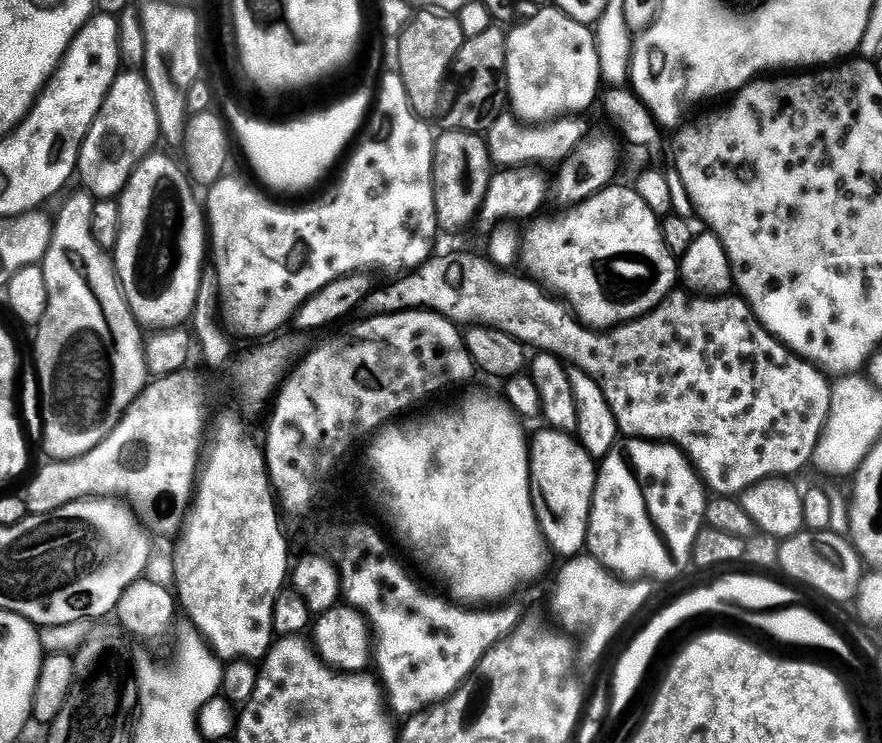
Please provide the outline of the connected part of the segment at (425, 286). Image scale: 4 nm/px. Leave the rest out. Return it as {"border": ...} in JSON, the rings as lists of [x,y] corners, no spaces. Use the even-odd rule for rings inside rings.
{"border":[[[483,255],[480,256],[456,256],[453,260],[439,260],[439,258],[434,258],[430,260],[428,263],[421,266],[421,268],[415,269],[411,274],[405,275],[403,278],[397,279],[400,280],[397,284],[392,285],[388,290],[388,306],[386,306],[388,312],[410,312],[413,310],[427,310],[430,312],[437,312],[439,316],[445,316],[448,320],[452,321],[453,324],[457,326],[483,326],[485,328],[496,328],[500,332],[505,332],[506,334],[510,334],[516,340],[519,340],[521,344],[525,346],[531,346],[533,344],[536,347],[536,350],[543,350],[545,353],[548,354],[555,354],[560,357],[561,360],[567,362],[569,365],[575,366],[577,369],[584,369],[589,375],[596,378],[596,380],[602,382],[604,387],[604,392],[606,398],[609,400],[610,406],[613,408],[613,413],[616,415],[617,418],[617,426],[619,431],[623,433],[625,437],[628,438],[635,438],[637,440],[654,440],[657,442],[663,442],[665,444],[675,444],[677,448],[680,449],[681,452],[684,453],[685,456],[688,457],[691,465],[693,468],[696,469],[697,472],[700,473],[700,479],[704,481],[705,485],[716,496],[730,496],[733,498],[739,497],[741,494],[748,491],[748,489],[753,488],[755,484],[761,484],[764,480],[775,480],[777,478],[792,478],[795,477],[795,472],[800,472],[803,470],[804,467],[811,465],[813,463],[813,456],[815,454],[815,448],[820,443],[820,439],[823,438],[824,428],[828,424],[828,417],[831,414],[832,410],[832,393],[834,391],[833,385],[828,380],[829,377],[825,375],[823,371],[817,365],[811,364],[809,360],[804,360],[797,352],[792,352],[791,349],[787,347],[773,332],[768,331],[767,326],[764,325],[764,322],[759,319],[756,314],[755,309],[752,308],[752,305],[748,303],[747,300],[741,298],[739,295],[736,294],[725,294],[722,296],[714,296],[711,294],[689,294],[687,291],[680,292],[681,290],[673,291],[672,295],[668,297],[664,303],[660,304],[656,307],[650,314],[646,314],[640,320],[633,320],[628,324],[622,324],[616,329],[607,329],[607,330],[597,330],[589,325],[585,325],[582,320],[580,320],[579,315],[577,314],[574,307],[570,304],[570,302],[562,299],[558,296],[553,296],[554,298],[550,299],[548,295],[546,295],[547,289],[537,283],[535,284],[532,280],[523,280],[520,276],[508,276],[512,275],[509,274],[505,269],[501,267],[496,267],[495,264],[492,263],[491,259],[485,258]],[[548,303],[550,307],[553,308],[554,311],[560,312],[560,316],[562,319],[565,320],[566,323],[569,324],[572,328],[558,328],[554,326],[550,321],[542,318],[541,316],[545,314],[546,310],[544,308],[544,304]]]}

